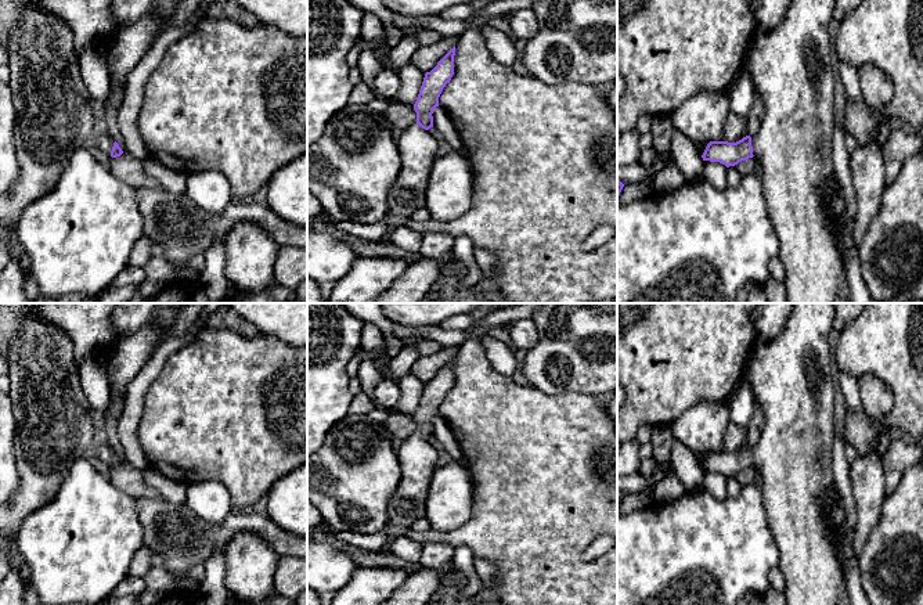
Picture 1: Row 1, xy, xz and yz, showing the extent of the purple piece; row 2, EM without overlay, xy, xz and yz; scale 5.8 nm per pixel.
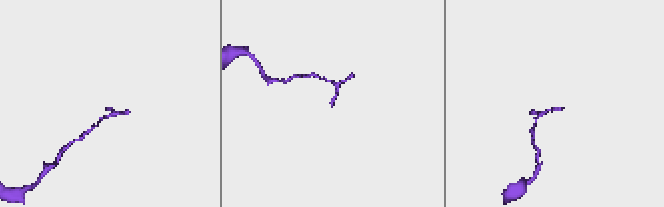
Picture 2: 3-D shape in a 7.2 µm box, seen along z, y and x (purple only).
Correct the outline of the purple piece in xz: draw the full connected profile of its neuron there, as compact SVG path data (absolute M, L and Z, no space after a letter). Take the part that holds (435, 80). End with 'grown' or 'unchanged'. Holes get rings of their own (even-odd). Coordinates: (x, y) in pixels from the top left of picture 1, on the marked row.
M455 46L425 73L414 104L417 123L400 133L397 147L401 158L400 173L386 197L389 213L411 217L426 208L426 190L430 169L436 161L437 140L428 132L433 127L433 109L439 97L454 75Z; grown

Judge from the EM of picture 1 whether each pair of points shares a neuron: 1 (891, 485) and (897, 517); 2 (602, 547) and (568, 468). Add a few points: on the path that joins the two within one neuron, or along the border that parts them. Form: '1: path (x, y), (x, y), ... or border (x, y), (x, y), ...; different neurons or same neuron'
1: border (908, 467), (898, 485), (886, 496); different neurons
2: border (602, 535), (583, 553), (584, 561); different neurons

